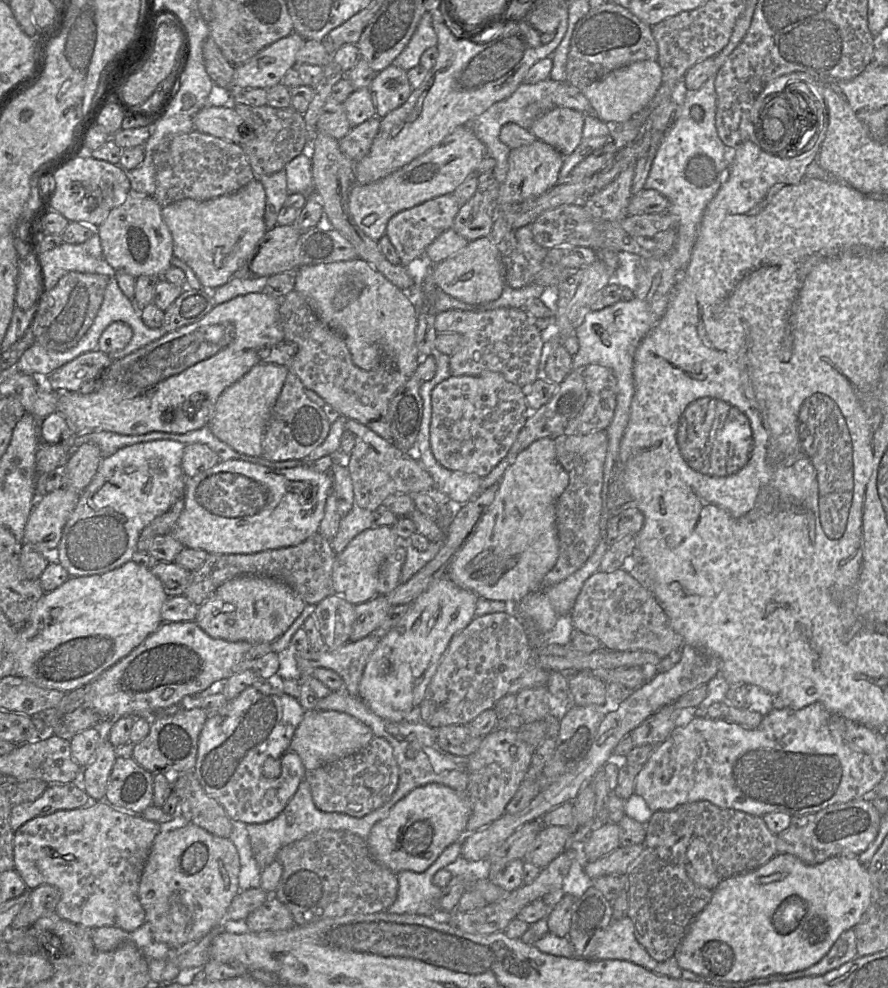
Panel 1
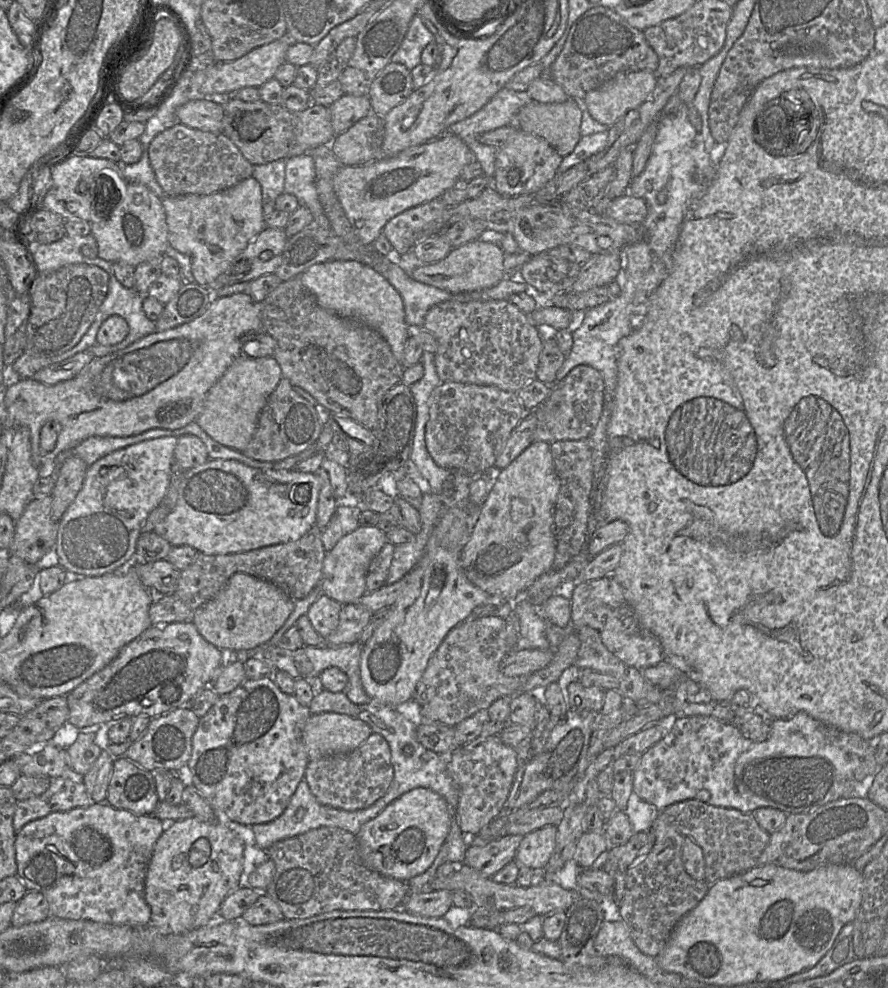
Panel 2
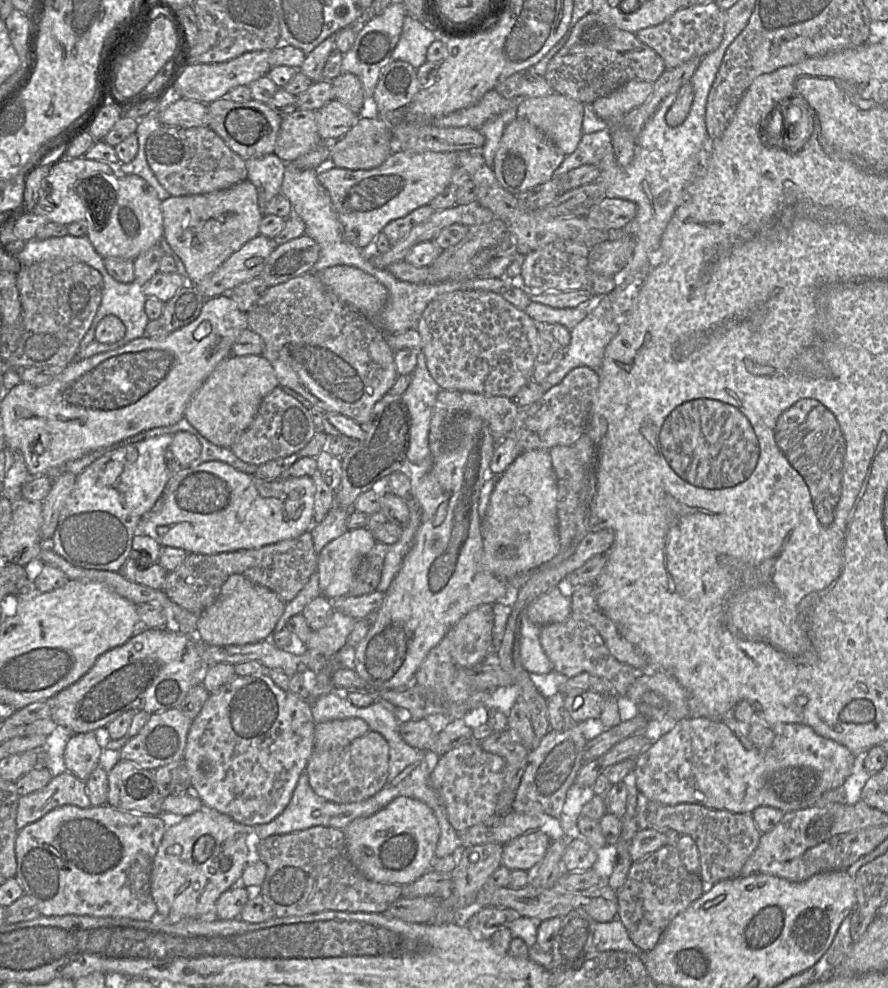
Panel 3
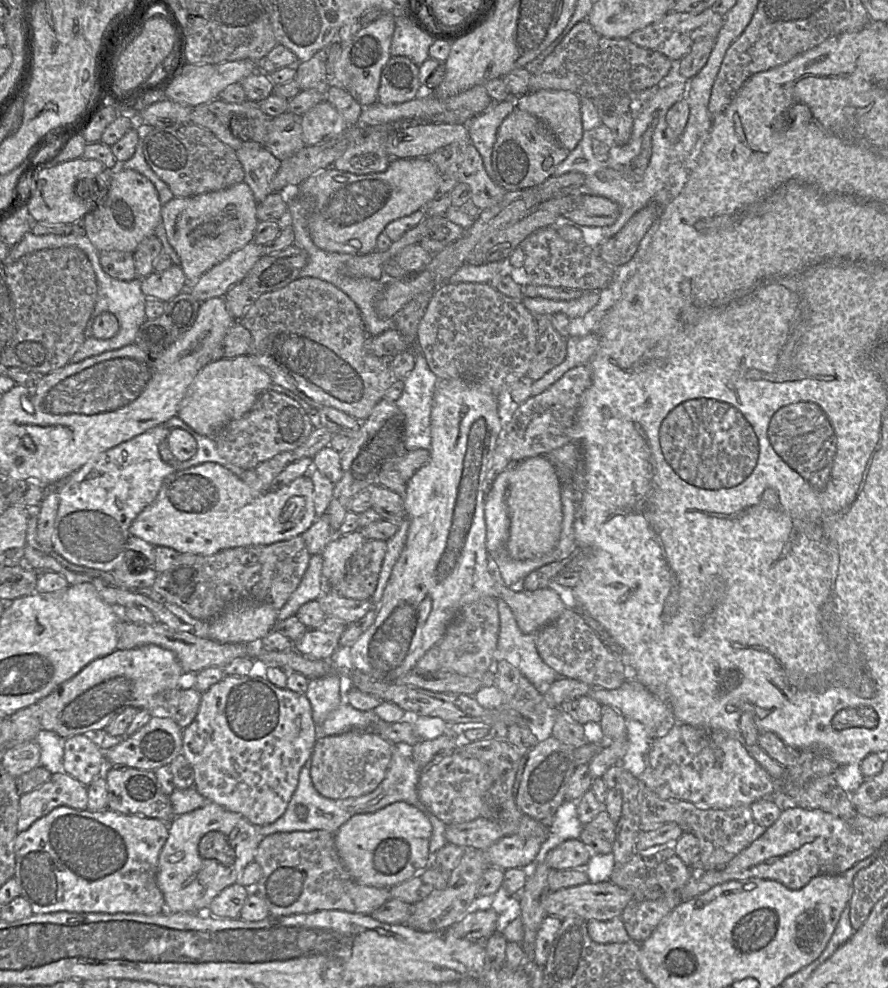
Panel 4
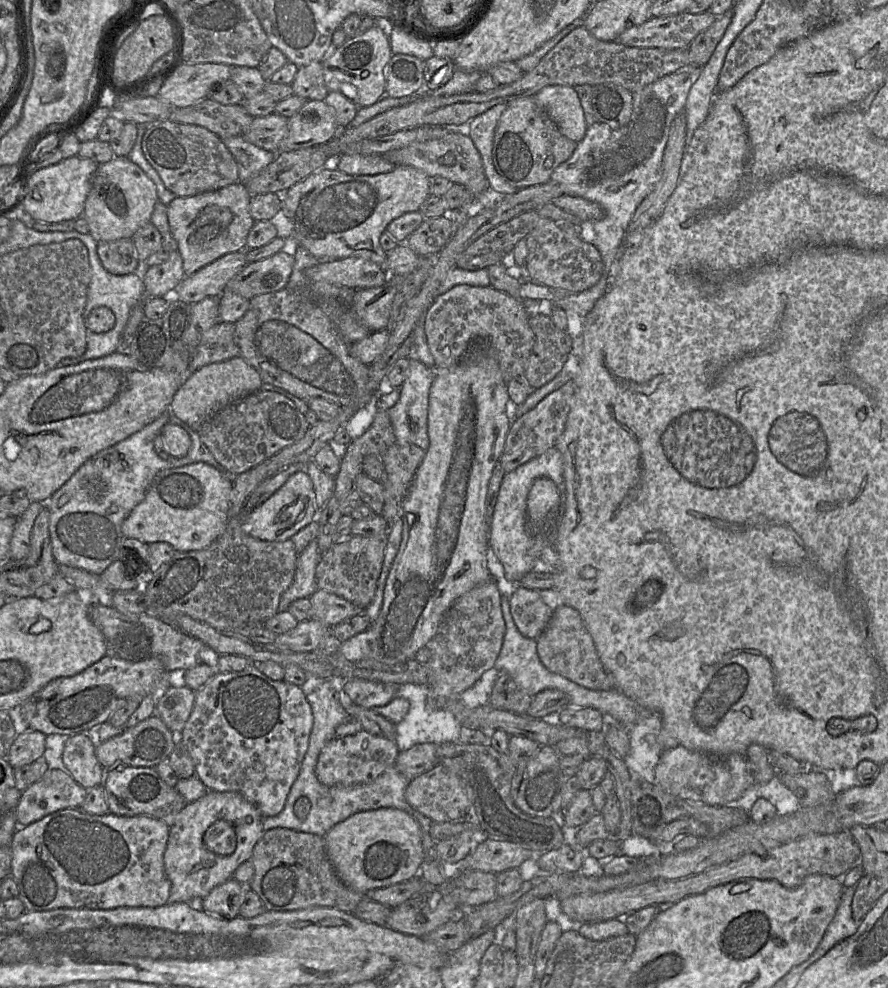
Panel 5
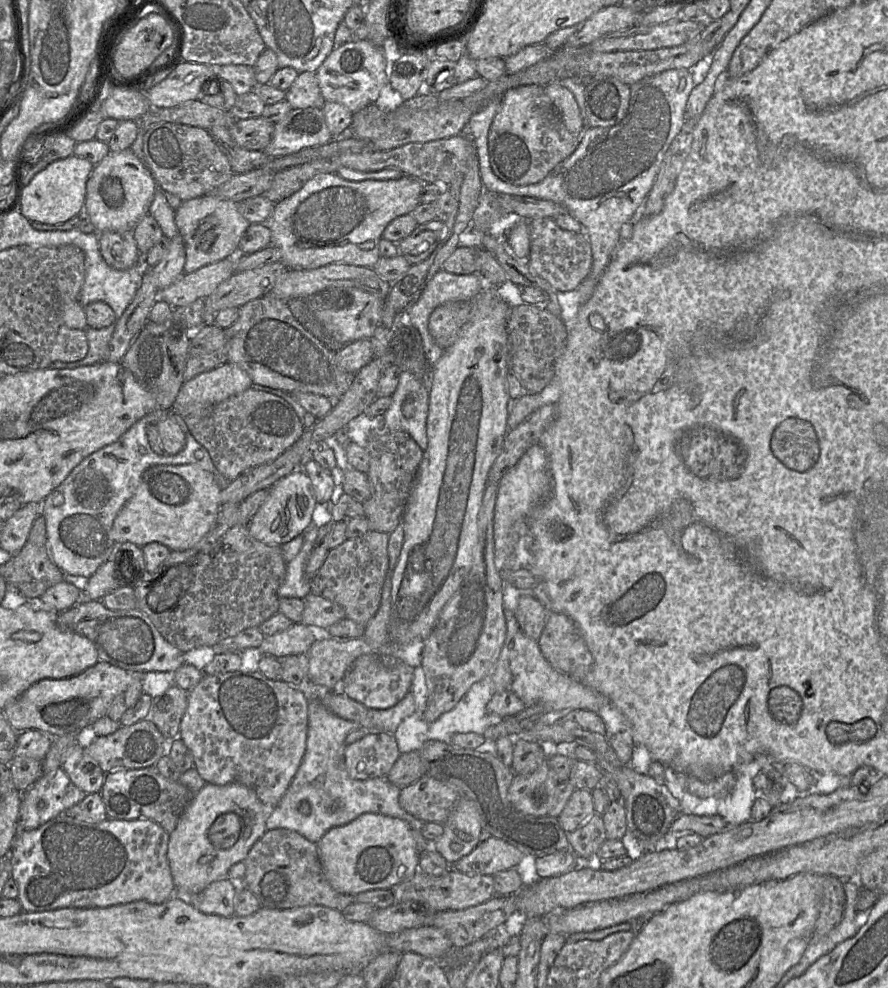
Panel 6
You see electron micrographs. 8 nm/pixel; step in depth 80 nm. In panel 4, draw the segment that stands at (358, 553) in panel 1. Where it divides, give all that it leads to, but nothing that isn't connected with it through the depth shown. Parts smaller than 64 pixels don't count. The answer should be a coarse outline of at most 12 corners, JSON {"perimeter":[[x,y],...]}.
{"perimeter":[[359,531],[336,535],[322,552],[325,588],[345,575],[366,541]]}

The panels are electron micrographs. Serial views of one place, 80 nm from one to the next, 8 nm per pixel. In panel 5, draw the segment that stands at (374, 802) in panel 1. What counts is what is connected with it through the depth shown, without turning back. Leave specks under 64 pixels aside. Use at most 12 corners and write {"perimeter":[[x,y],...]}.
{"perimeter":[[362,730],[329,741],[315,773],[367,784],[395,765],[395,739]]}

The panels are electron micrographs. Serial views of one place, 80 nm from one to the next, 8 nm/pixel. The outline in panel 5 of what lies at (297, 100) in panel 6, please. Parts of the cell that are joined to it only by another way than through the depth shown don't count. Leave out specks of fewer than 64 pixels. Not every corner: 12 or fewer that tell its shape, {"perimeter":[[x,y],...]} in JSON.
{"perimeter":[[322,61],[298,67],[290,85],[295,96],[324,101],[329,90]]}

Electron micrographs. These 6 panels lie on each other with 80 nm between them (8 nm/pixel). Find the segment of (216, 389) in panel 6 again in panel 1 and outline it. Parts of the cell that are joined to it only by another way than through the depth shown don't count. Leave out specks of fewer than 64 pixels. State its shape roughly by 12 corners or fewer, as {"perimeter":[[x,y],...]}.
{"perimeter":[[256,364],[223,391],[206,426],[261,456],[288,372]]}

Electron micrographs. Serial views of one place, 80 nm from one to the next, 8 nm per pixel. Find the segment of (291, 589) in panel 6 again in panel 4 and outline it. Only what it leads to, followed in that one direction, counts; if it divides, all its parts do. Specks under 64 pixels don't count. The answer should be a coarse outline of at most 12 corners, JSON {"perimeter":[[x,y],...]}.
{"perimeter":[[311,555],[296,590],[278,611],[277,621],[296,615],[324,592],[322,555]]}

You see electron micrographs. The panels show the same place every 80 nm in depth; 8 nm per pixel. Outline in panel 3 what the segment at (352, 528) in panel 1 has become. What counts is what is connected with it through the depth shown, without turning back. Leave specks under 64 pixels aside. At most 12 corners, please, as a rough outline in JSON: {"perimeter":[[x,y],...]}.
{"perimeter":[[333,506],[311,532],[317,554],[346,531],[353,509]]}

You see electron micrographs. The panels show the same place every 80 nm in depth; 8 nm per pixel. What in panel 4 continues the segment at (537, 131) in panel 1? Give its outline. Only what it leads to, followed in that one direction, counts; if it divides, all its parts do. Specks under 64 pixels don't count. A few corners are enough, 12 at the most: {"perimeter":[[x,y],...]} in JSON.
{"perimeter":[[539,90],[515,98],[572,151],[583,136],[579,96]]}

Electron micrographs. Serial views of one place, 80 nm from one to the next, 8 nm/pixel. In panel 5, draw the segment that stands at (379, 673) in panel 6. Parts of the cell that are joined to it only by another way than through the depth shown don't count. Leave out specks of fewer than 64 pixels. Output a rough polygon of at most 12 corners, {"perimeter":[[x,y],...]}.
{"perimeter":[[355,678],[345,682],[349,703],[387,705],[400,686]]}

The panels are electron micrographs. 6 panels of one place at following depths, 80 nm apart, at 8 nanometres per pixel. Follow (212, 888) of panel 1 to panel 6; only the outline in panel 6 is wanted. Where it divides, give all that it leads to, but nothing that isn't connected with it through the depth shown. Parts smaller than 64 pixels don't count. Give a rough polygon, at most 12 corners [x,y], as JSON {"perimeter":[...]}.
{"perimeter":[[206,783],[169,834],[176,896],[228,877],[273,808]]}

